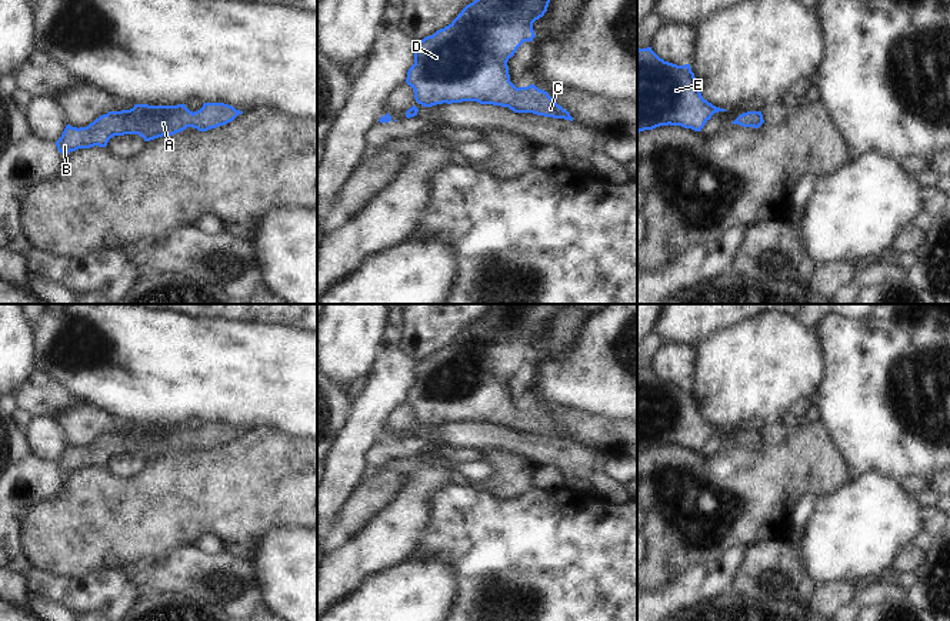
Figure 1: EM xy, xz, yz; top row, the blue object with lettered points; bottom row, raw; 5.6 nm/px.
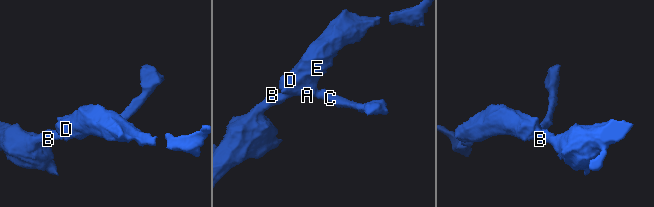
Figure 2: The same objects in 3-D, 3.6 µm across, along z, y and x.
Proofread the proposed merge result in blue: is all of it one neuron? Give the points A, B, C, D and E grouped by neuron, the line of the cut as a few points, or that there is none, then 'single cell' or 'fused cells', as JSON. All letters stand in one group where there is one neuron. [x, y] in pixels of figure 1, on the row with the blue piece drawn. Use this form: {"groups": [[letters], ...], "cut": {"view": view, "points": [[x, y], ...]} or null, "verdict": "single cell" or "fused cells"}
{"groups": [["A", "B", "C", "D", "E"]], "cut": null, "verdict": "single cell"}

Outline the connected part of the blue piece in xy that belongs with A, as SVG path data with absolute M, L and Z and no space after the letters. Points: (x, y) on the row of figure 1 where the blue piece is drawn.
M204 103L194 113L186 104L134 104L130 110L109 111L87 127L77 128L67 124L56 146L61 154L69 154L79 148L106 147L114 136L139 134L144 141L150 141L173 136L187 127L207 131L233 121L241 113L224 103Z

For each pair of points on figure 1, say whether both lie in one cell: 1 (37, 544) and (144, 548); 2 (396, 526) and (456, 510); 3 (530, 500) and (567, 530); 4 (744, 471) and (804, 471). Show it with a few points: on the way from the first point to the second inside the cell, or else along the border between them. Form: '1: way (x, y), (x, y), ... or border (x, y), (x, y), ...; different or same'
1: way (64, 544), (117, 544); same
2: border (442, 486), (430, 497), (429, 521), (416, 548); different
3: way (539, 508), (559, 528); same
4: way (759, 471), (790, 471); same

